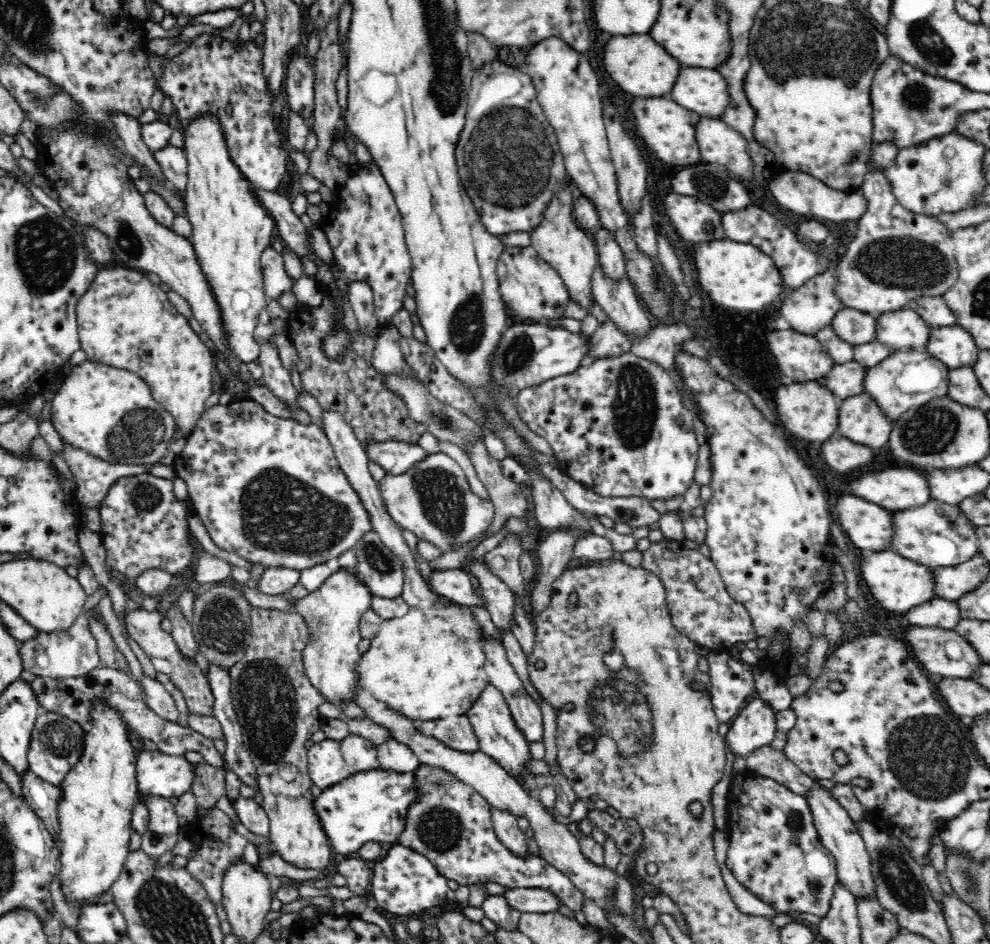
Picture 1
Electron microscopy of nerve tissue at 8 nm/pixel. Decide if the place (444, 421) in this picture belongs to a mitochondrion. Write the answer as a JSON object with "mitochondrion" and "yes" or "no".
{"mitochondrion":"yes"}

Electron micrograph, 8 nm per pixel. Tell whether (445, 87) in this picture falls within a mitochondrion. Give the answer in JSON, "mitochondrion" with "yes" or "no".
{"mitochondrion":"yes"}

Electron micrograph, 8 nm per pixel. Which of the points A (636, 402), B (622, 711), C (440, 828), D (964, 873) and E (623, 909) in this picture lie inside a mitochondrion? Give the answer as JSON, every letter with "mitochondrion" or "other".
{"A":"mitochondrion","B":"mitochondrion","C":"mitochondrion","D":"mitochondrion","E":"other"}

